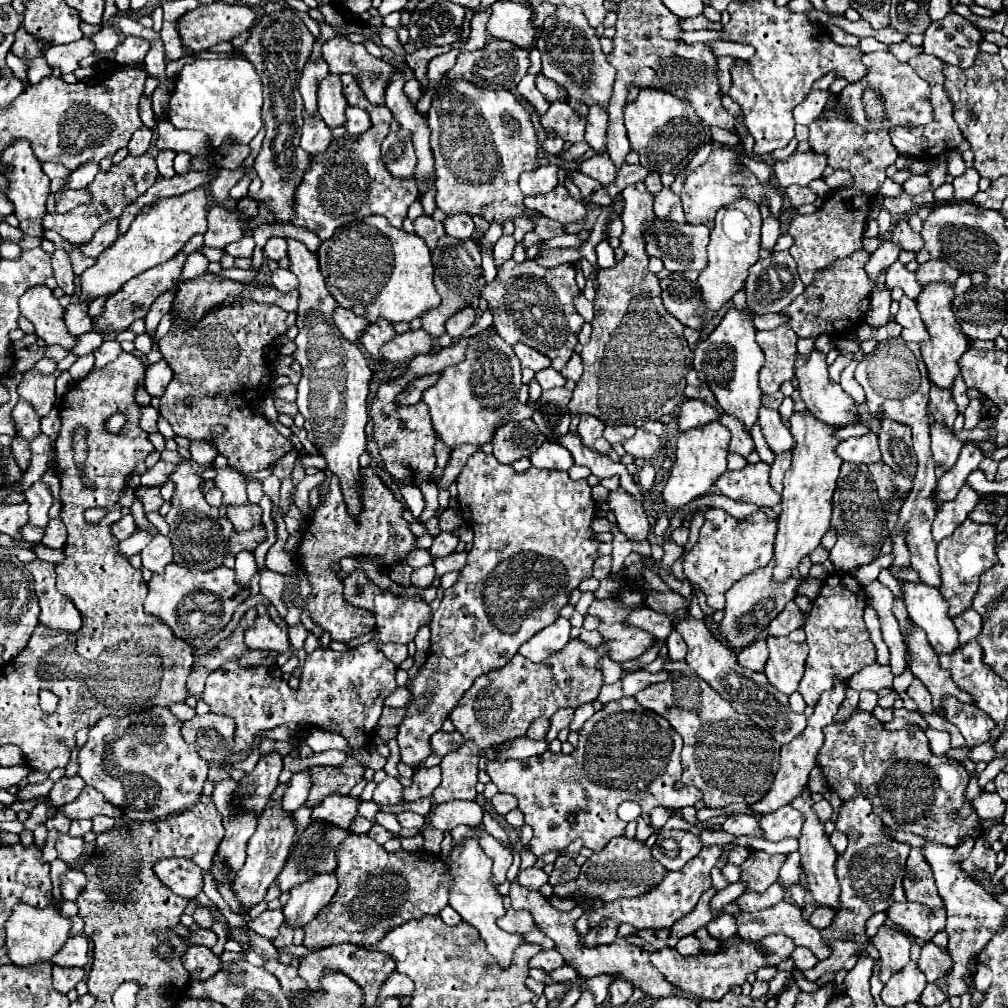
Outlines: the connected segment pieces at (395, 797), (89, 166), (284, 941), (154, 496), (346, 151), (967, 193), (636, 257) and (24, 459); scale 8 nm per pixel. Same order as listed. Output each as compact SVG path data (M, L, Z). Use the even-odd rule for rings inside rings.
M386 777L382 783L376 785L374 789L374 803L378 805L402 805L404 799L402 799L402 785L398 779L394 777Z
M92 161L86 163L86 167L80 167L80 169L72 171L66 177L66 187L62 187L62 190L56 192L55 198L59 199L62 191L66 191L66 189L84 189L84 187L88 187L94 181L94 177L98 175L98 171L100 171L100 167L96 163L92 163Z
M282 923L280 933L278 933L278 937L274 939L276 949L278 949L278 951L284 951L286 947L290 947L290 945L292 945L292 935L294 935L294 931L290 931L290 927L286 927L286 925Z
M138 487L136 489L136 499L142 503L144 511L158 511L164 503L160 495L160 487Z
M350 73L342 75L342 87L348 103L362 107L370 113L372 129L366 131L366 135L360 135L358 139L350 135L334 139L330 151L326 151L326 155L314 157L310 167L306 169L306 175L294 197L296 199L294 225L314 231L320 239L328 239L330 235L334 235L338 227L352 221L360 221L368 215L384 215L390 221L390 225L402 227L408 207L418 199L414 177L394 179L380 159L380 143L390 133L392 121L390 109L386 109L384 105L370 103L362 87L358 85L358 79Z
M972 167L972 171L966 171L962 177L956 177L956 201L970 201L980 189L978 189L980 175Z
M644 183L630 185L622 191L626 205L622 211L624 233L620 237L620 247L626 251L626 257L612 269L598 271L598 289L594 297L594 319L592 319L592 339L582 349L584 373L576 383L568 409L572 415L592 415L608 425L634 425L642 427L646 421L658 421L664 415L672 415L684 399L686 371L692 367L692 351L684 339L684 325L666 311L662 303L660 279L656 273L648 271L644 223L654 221L652 211L654 195L646 191Z
M14 439L12 441L12 453L14 453L14 459L16 459L18 467L22 471L26 471L28 465L30 465L30 457L32 457L30 455L30 449L28 449L28 443L22 441L22 439Z

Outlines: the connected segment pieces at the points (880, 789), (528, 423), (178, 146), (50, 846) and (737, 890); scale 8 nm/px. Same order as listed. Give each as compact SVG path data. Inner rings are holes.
M854 709L846 721L826 727L826 741L818 755L818 765L822 767L830 789L836 791L842 801L850 801L854 795L864 793L872 801L874 815L880 817L892 831L908 831L948 847L956 847L962 835L974 835L976 839L982 833L972 805L964 799L964 789L970 775L962 763L950 759L948 755L934 755L924 731L918 725L908 725L900 731L888 731L884 729L884 723L878 721L872 713Z
M532 419L508 421L494 437L494 457L500 463L512 463L520 457L530 457L544 441L546 437L538 431Z
M160 119L156 127L156 141L154 147L158 151L188 151L190 155L206 155L206 135L202 131L186 131L176 129L168 119Z
M50 829L50 831L48 831L48 839L46 839L44 847L42 847L42 861L46 861L46 863L50 863L50 861L54 861L54 859L56 859L54 843L56 843L58 833L60 833L58 829Z
M742 881L724 887L722 891L718 891L718 893L712 897L712 901L710 901L710 911L712 911L712 913L722 911L722 907L724 907L726 903L736 901L742 893L744 893L744 883L742 883Z

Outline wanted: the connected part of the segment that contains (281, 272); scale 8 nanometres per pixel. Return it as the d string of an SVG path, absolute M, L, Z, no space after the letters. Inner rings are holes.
M278 269L276 273L272 273L272 285L274 285L278 291L288 293L288 291L292 291L292 289L298 287L298 279L294 279L292 271L288 271L288 269Z

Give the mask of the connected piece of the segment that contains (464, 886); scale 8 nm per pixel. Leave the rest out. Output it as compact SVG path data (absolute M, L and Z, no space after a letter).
M466 839L466 843L462 843L460 847L452 849L448 861L448 869L454 875L454 885L450 887L450 907L454 911L460 913L460 917L474 925L480 933L480 937L486 943L488 953L496 959L496 963L502 969L510 969L514 963L514 953L520 945L524 945L524 937L522 935L512 935L502 931L496 921L504 915L504 897L498 893L498 885L492 881L492 859L484 855L484 851L478 847L478 843L474 843L474 839Z

